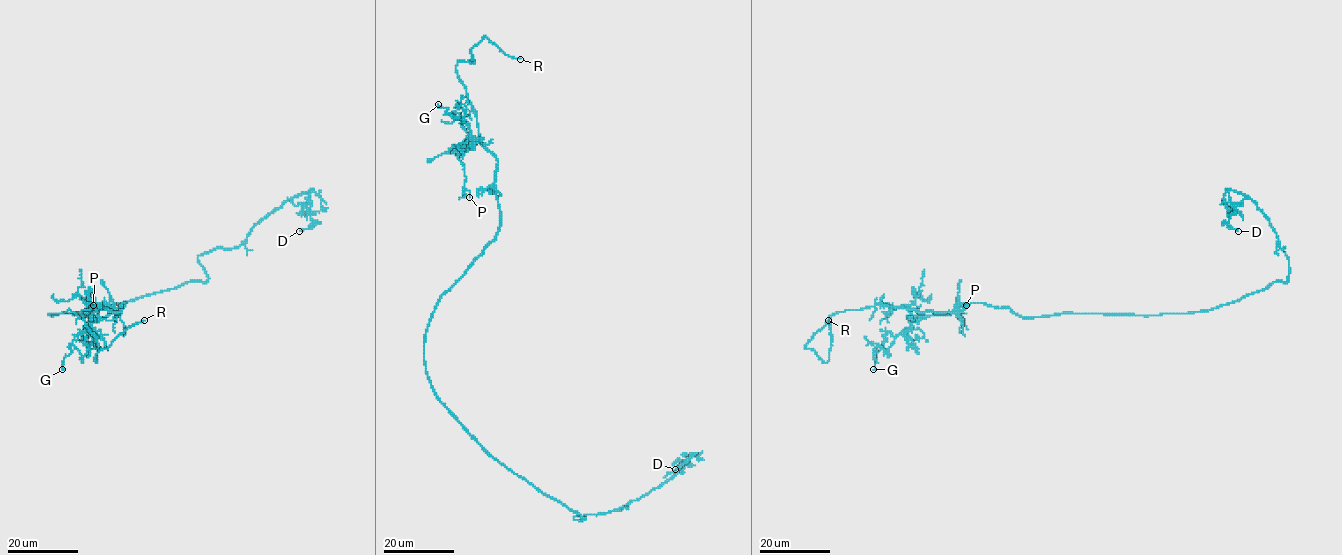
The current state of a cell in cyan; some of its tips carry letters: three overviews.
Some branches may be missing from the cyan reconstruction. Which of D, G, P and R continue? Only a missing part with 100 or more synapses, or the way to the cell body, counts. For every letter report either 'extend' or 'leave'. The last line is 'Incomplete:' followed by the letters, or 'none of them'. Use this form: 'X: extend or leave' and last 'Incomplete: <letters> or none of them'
D: leave
G: leave
P: leave
R: extend
Incomplete: R

